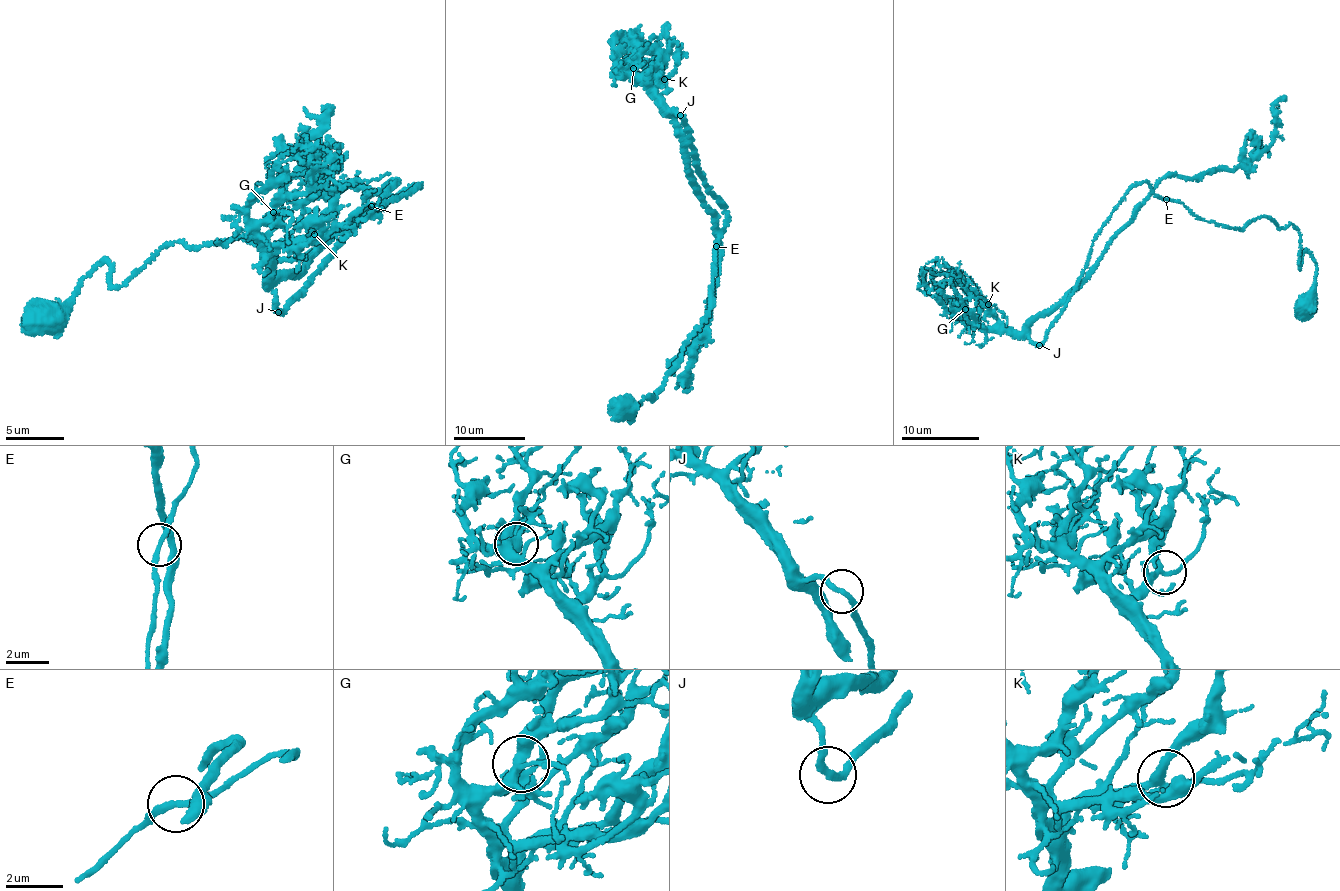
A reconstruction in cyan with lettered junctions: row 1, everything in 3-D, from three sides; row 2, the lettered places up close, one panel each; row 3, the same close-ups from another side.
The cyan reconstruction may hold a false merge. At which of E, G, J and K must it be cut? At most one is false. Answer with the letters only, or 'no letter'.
no letter

